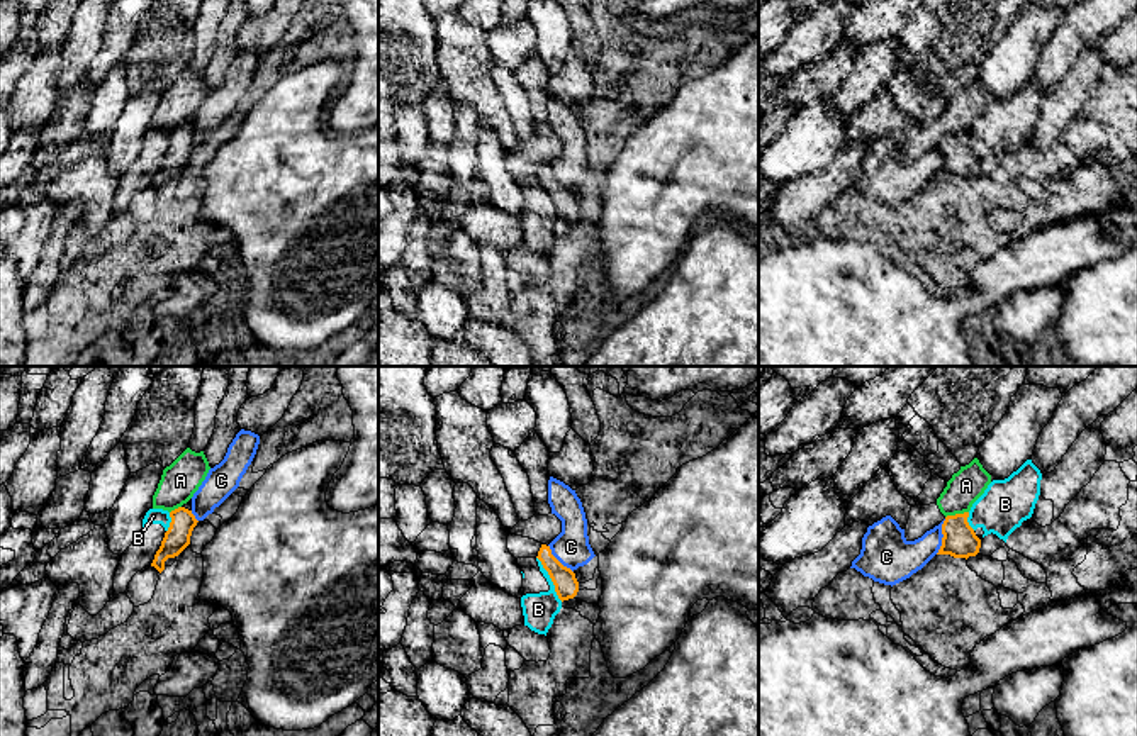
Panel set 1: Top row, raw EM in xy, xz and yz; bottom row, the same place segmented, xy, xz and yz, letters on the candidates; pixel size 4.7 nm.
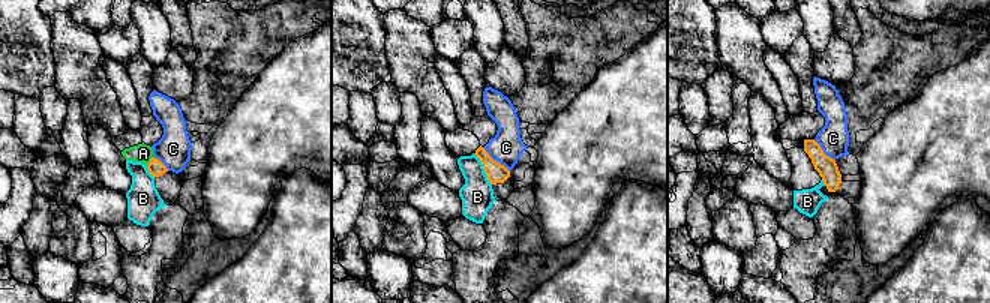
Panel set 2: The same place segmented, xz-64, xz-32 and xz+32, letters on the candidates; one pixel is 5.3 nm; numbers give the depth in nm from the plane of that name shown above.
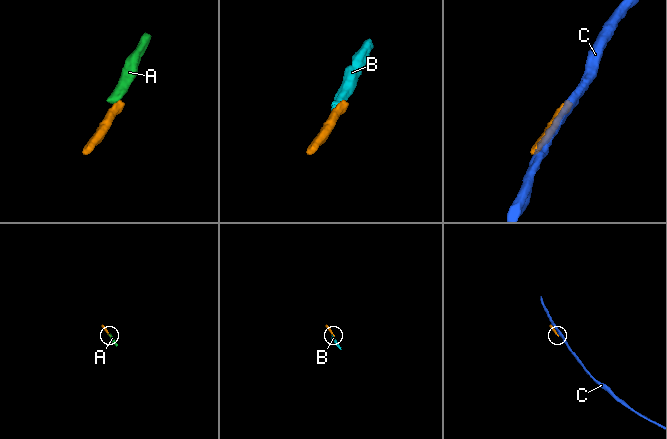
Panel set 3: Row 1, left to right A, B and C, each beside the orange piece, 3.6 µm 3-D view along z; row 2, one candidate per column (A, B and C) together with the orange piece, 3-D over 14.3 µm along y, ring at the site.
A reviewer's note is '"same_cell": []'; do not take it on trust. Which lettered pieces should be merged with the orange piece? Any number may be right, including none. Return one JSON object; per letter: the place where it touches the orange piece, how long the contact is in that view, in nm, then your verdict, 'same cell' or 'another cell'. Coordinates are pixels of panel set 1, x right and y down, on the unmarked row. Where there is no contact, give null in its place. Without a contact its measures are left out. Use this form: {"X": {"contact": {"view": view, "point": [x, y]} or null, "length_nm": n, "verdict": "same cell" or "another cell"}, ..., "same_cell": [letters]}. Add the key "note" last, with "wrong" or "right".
{"A": {"contact": {"view": "yz", "point": [956, 134]}, "length_nm": 120, "verdict": "another cell"}, "B": {"contact": {"view": "xz", "point": [550, 197]}, "length_nm": 240, "verdict": "another cell"}, "C": {"contact": {"view": "yz", "point": [944, 156]}, "length_nm": 180, "verdict": "another cell"}, "same_cell": [], "note": "right"}

